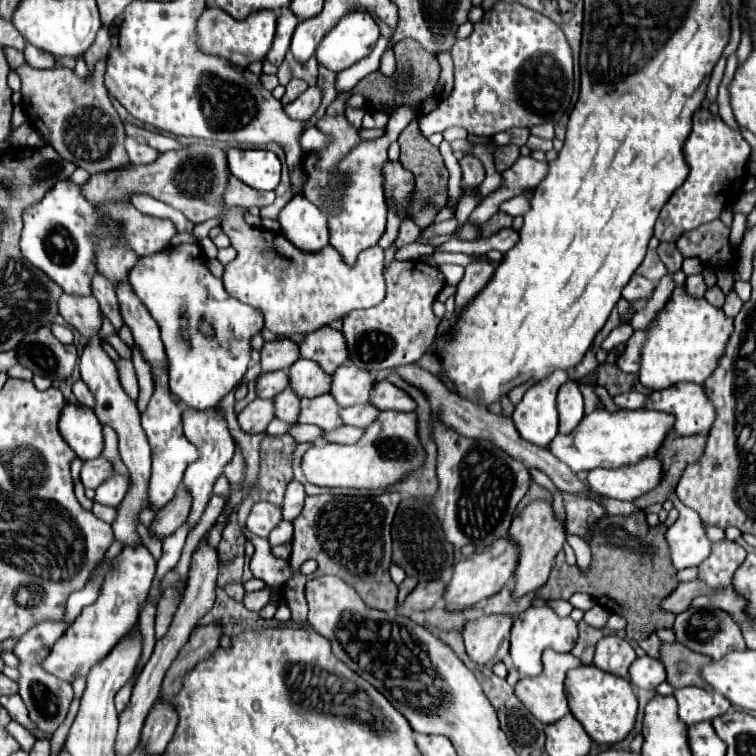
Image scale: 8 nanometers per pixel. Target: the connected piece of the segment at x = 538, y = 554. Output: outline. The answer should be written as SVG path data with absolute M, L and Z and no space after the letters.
M532 501L526 505L526 509L512 521L510 537L520 543L522 553L516 569L516 595L524 595L532 589L542 587L548 581L550 569L554 565L554 559L564 543L564 521L560 521L552 509L552 503L548 501Z

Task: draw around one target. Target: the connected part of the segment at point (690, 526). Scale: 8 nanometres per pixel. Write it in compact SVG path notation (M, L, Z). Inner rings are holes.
M674 493L670 495L670 501L680 511L678 521L666 533L666 539L672 549L672 565L676 569L700 565L702 561L708 559L708 555L712 551L712 543L706 537L704 523L692 509L680 505L680 501L674 497Z

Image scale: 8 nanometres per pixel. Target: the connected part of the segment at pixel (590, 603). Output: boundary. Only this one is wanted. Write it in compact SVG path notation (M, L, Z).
M582 592L574 593L569 602L574 608L582 609L584 612L588 611L595 605L594 599L590 595Z

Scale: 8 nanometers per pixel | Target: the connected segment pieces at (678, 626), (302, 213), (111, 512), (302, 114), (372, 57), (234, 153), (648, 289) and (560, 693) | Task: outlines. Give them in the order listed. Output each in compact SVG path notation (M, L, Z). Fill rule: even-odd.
M690 607L688 611L680 613L676 617L676 623L674 623L674 633L676 633L678 643L686 645L688 649L692 649L696 653L708 655L716 661L732 651L746 649L746 641L744 641L744 635L740 631L740 625L726 611L716 609L716 607Z
M296 195L280 213L282 235L300 251L316 253L330 243L328 219L304 195Z
M94 505L94 509L92 509L92 513L98 517L98 519L102 519L102 521L106 521L106 523L114 523L114 519L116 519L116 509L112 509L112 507L104 507L104 505Z
M318 85L304 91L300 97L296 97L292 103L288 103L284 109L292 119L304 119L308 121L322 103L322 89Z
M380 37L378 43L376 43L376 47L374 47L374 51L368 55L368 59L358 61L356 65L352 65L352 67L336 73L336 93L348 93L348 91L352 91L362 77L366 77L372 71L378 71L380 57L382 57L386 45L388 45L388 41L384 41Z
M228 149L234 177L258 191L274 191L280 183L280 159L266 149Z
M634 275L634 277L630 279L630 283L624 287L622 297L632 303L632 301L638 301L640 297L642 297L642 299L644 299L644 297L652 297L652 295L654 295L654 289L656 289L656 283L654 283L654 281L646 279L646 277L642 277L642 275Z
M546 649L542 655L544 661L544 671L538 677L522 677L516 687L514 693L516 697L522 701L522 705L542 723L556 723L558 719L562 719L570 709L566 703L566 695L564 695L564 679L566 679L566 671L572 667L580 667L580 661L576 661L574 655L570 653L556 653L552 649Z

